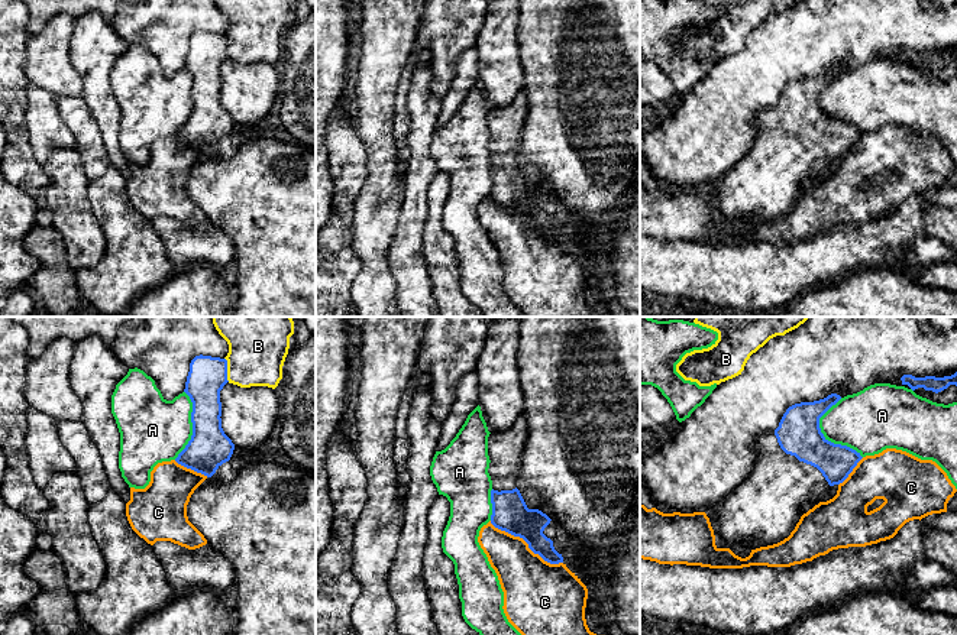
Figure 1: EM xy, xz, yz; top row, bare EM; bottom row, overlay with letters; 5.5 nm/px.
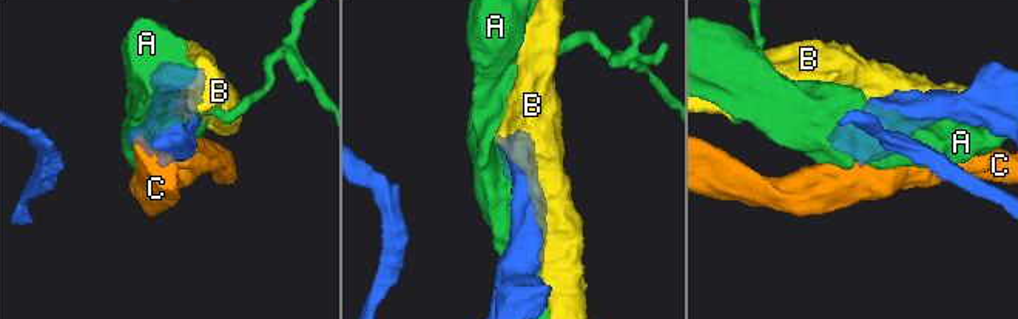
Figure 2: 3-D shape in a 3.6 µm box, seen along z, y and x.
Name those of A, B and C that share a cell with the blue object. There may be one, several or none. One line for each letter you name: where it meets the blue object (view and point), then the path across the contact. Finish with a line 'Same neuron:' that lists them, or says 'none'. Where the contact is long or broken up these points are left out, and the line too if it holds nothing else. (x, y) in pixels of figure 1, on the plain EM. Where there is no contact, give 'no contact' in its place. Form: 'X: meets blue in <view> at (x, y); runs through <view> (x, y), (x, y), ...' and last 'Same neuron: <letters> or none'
Same neuron: none

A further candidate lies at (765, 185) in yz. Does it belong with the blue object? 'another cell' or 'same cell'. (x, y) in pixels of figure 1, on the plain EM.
same cell

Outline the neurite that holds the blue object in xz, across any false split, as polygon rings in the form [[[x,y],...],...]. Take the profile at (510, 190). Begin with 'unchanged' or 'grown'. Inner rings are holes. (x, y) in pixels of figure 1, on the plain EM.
grown; [[[523,91],[504,107],[497,107],[488,113],[488,149],[492,156],[491,200],[514,213],[523,214],[528,224],[550,240],[563,239],[553,217],[543,207],[550,200],[550,194],[539,185],[528,185],[517,156],[521,145],[524,122],[528,113],[528,101]]]

